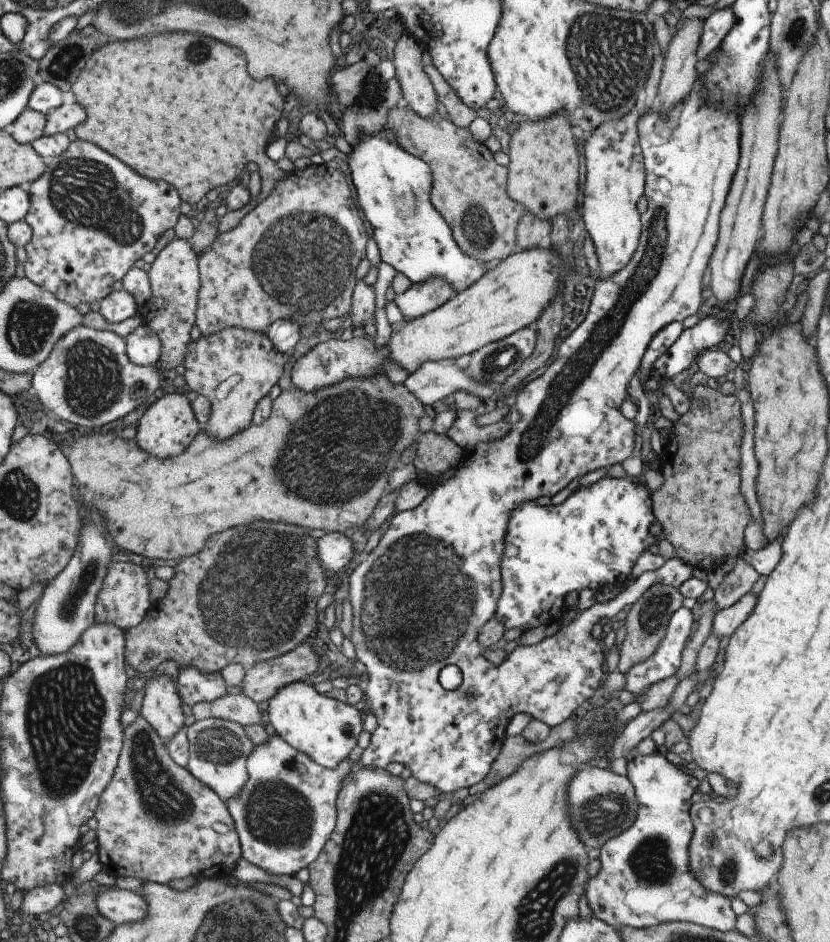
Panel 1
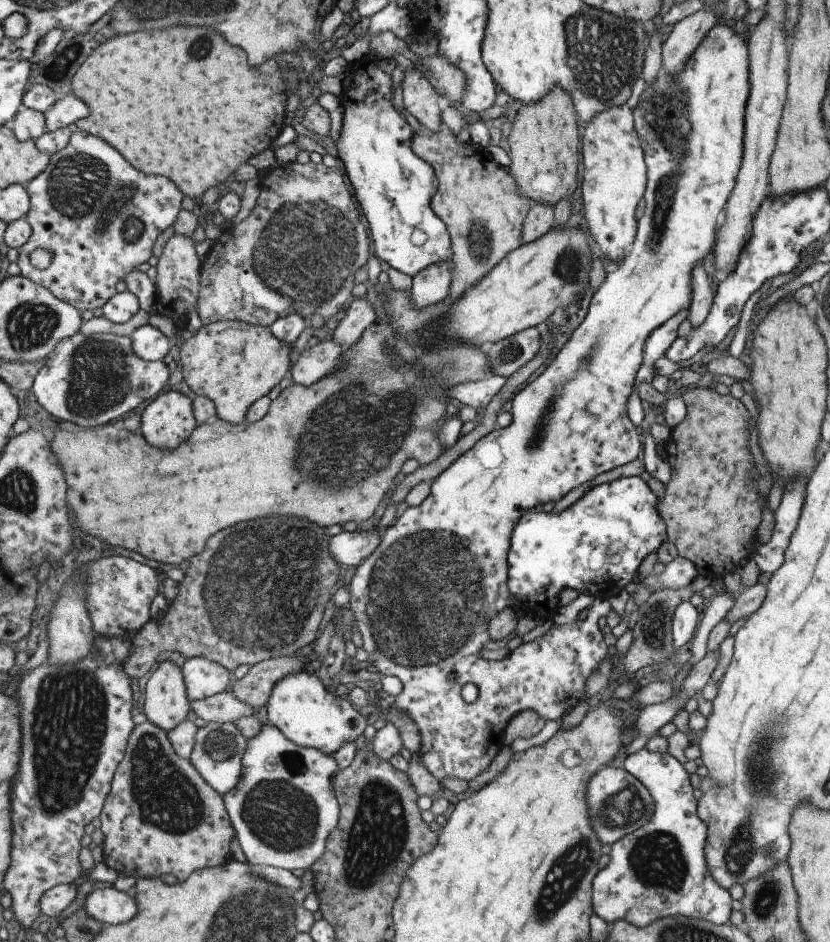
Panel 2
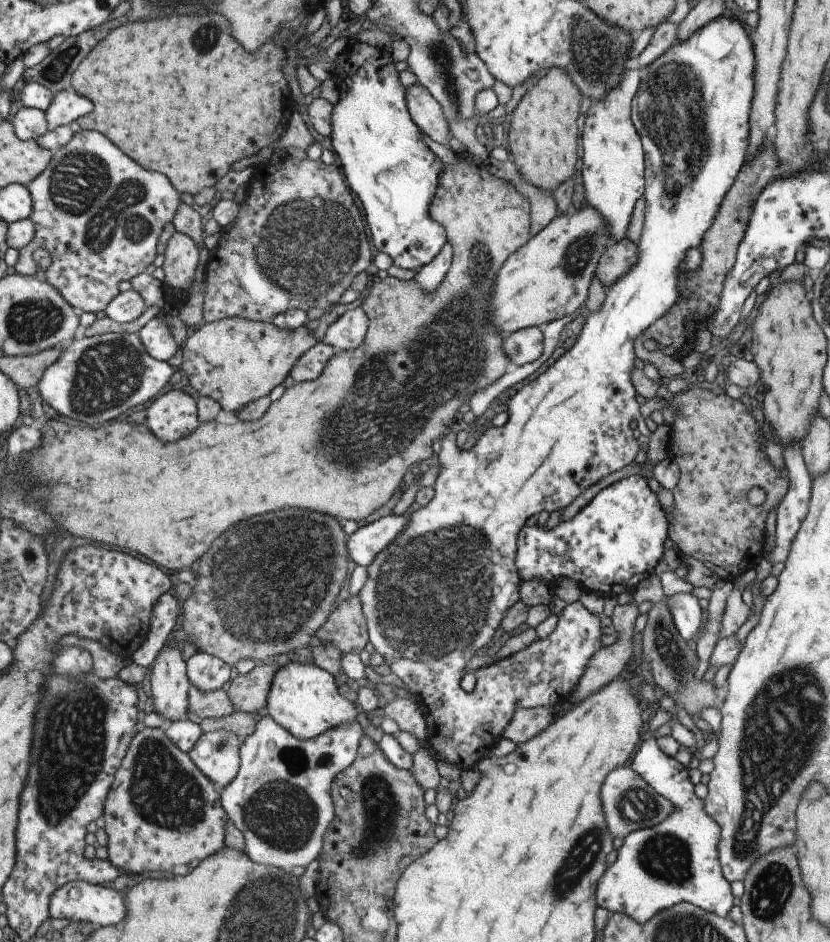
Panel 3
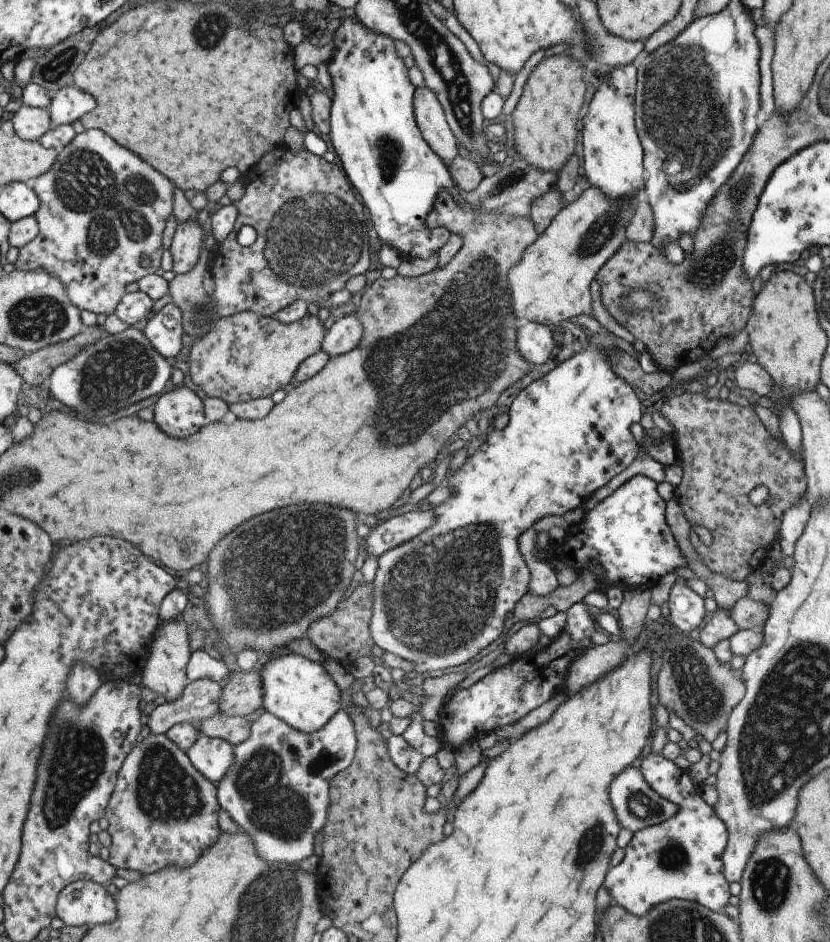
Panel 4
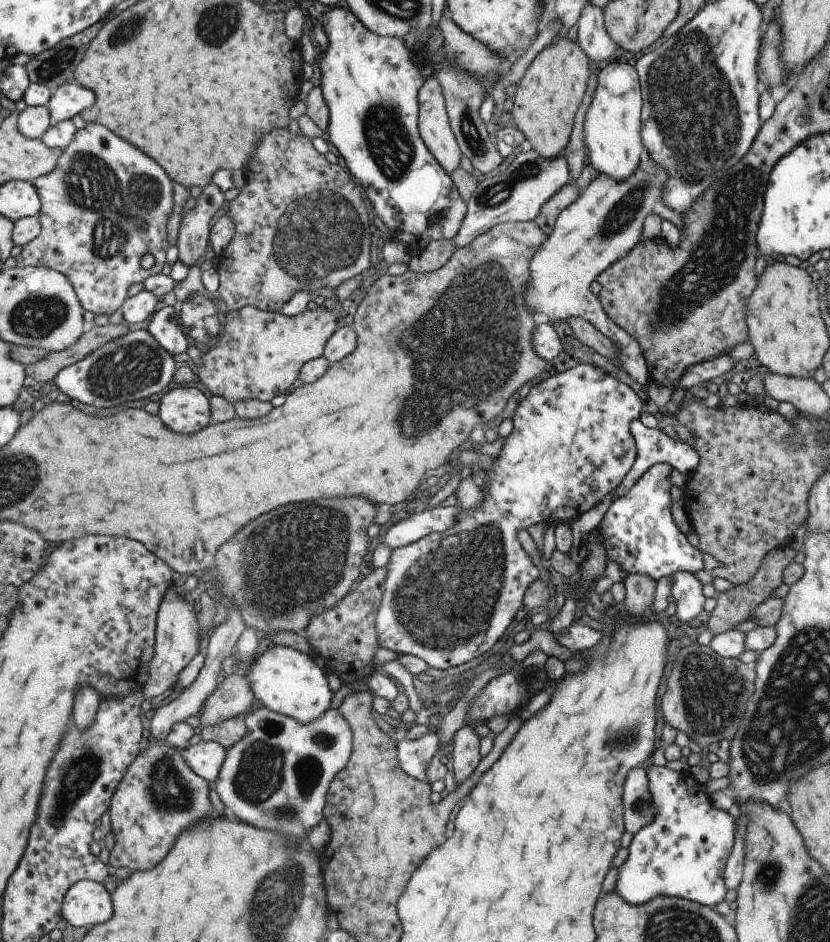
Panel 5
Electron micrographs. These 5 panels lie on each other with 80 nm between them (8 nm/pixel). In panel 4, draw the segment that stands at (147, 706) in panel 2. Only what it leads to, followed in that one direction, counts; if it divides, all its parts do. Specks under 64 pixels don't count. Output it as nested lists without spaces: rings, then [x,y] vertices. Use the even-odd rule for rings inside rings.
[[[169,619],[161,621],[154,628],[154,634],[150,645],[150,651],[144,668],[141,672],[139,688],[145,686],[148,689],[161,694],[165,701],[177,700],[183,687],[187,684],[185,668],[188,664],[189,655],[192,653],[187,641],[187,624],[183,619]]]

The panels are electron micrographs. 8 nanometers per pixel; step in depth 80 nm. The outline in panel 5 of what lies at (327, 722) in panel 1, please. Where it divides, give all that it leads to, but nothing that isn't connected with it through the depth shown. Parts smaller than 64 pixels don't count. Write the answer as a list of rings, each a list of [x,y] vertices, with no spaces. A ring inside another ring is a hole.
[[[274,645],[255,657],[245,678],[255,699],[269,712],[287,716],[297,724],[311,724],[330,709],[333,692],[329,689],[326,674],[327,671],[319,668],[307,655]]]

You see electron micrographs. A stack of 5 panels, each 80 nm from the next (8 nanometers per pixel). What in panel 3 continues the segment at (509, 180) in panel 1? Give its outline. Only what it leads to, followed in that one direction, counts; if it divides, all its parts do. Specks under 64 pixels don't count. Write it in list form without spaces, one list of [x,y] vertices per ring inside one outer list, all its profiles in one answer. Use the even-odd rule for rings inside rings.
[[[549,68],[530,86],[512,110],[508,144],[514,166],[525,182],[551,192],[575,175],[577,162],[577,116],[581,92],[561,68]]]

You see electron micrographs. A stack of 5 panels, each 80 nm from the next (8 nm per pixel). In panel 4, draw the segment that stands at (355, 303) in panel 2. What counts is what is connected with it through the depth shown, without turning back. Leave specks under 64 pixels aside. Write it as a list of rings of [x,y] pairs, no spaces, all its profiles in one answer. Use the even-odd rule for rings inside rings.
[[[352,314],[340,317],[323,335],[321,351],[328,358],[345,355],[352,351],[362,338],[362,326],[358,318]]]

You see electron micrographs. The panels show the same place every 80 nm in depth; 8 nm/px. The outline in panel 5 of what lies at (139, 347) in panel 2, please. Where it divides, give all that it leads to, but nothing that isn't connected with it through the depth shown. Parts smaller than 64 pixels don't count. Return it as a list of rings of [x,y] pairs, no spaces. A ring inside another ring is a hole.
[[[165,306],[161,310],[157,310],[151,314],[151,318],[147,320],[147,332],[151,334],[151,338],[169,354],[169,356],[177,355],[184,352],[188,346],[182,327],[177,320],[177,314],[171,306]]]

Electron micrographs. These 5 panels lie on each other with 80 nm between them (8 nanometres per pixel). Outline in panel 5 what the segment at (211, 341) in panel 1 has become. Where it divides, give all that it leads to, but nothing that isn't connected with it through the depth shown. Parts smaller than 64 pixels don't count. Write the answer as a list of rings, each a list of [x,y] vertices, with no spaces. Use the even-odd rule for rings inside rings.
[[[318,302],[315,310],[303,310],[297,316],[281,316],[281,314],[265,312],[243,306],[240,310],[229,311],[226,316],[223,334],[217,336],[214,347],[206,353],[199,352],[201,364],[197,366],[198,374],[195,379],[211,392],[212,395],[221,396],[232,404],[235,400],[271,400],[280,394],[287,392],[287,388],[298,378],[299,368],[312,360],[323,355],[323,348],[331,332],[338,328],[339,318],[338,304],[335,309],[325,310]]]

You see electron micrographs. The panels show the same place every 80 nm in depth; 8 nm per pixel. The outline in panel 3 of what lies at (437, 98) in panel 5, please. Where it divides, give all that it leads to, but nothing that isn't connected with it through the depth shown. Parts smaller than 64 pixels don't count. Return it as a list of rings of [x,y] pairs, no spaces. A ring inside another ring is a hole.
[[[415,82],[405,87],[403,94],[405,106],[409,111],[411,120],[417,125],[420,132],[427,138],[445,144],[447,147],[451,134],[448,122],[443,116],[442,109],[435,98],[423,87],[423,84]]]

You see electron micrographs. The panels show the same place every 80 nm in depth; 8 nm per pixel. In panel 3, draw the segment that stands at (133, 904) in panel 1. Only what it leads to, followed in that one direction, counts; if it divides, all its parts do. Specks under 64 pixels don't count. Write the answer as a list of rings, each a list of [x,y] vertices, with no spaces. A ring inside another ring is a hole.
[[[71,881],[55,889],[48,902],[48,911],[51,918],[67,918],[69,921],[83,921],[105,926],[105,924],[117,924],[123,914],[123,900],[119,892],[105,886],[94,885],[85,881]]]

